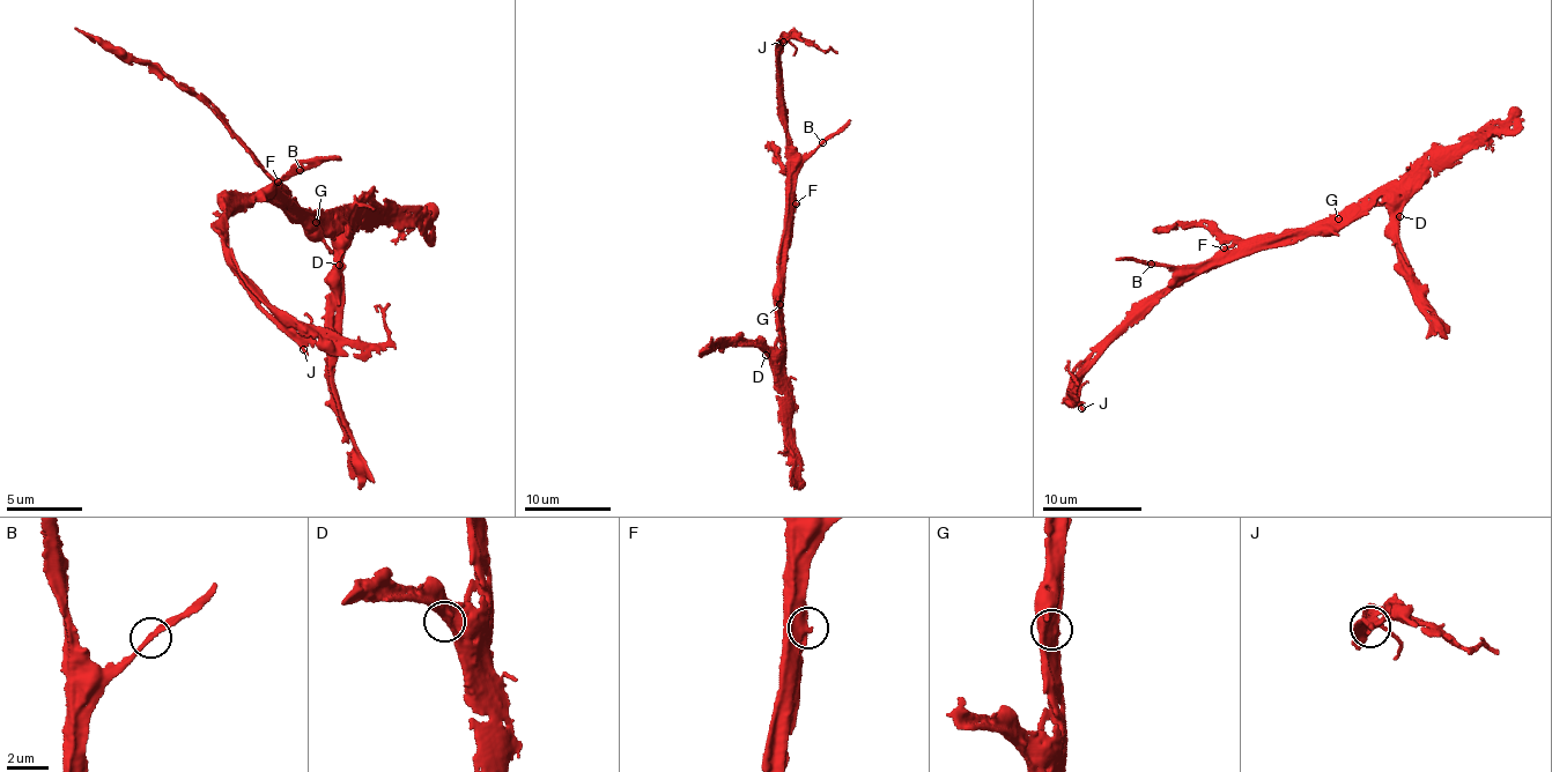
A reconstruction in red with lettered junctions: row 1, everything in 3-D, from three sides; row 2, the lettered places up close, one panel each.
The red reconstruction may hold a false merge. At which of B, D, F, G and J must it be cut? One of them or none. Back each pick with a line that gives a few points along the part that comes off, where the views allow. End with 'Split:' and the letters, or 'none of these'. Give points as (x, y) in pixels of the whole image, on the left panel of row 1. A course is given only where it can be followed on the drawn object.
Split: none of these

